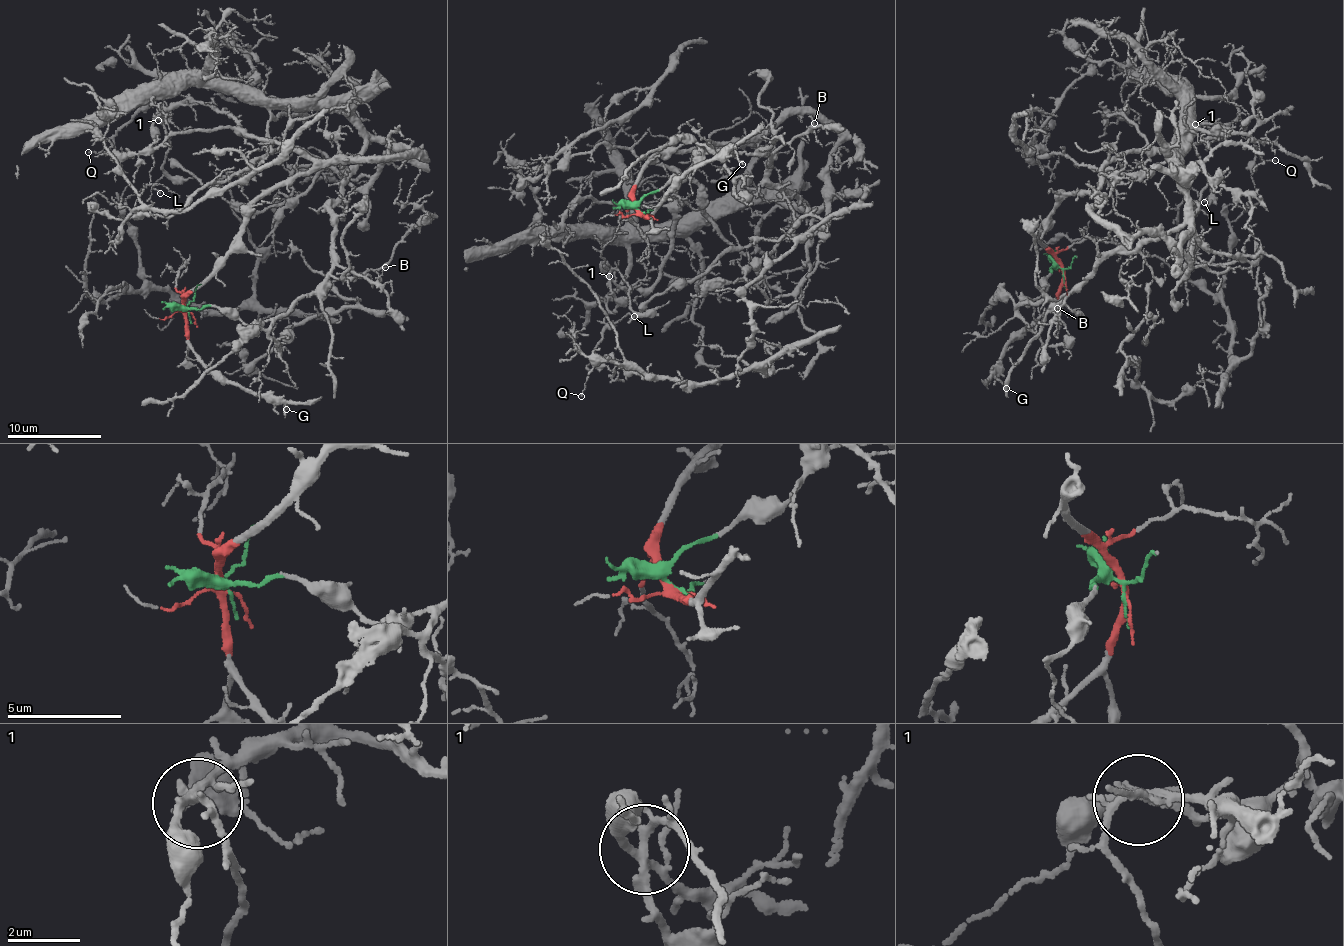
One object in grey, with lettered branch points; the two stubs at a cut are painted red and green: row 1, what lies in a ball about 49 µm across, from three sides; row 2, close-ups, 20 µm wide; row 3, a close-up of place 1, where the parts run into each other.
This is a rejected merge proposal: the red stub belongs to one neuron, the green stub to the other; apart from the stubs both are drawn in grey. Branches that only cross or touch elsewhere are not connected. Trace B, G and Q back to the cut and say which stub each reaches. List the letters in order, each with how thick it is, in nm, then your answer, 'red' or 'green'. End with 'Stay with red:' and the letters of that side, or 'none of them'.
B: calibre 100 nm; green
G: calibre 180 nm; red
Q: calibre 120 nm; green
Stay with red: G

